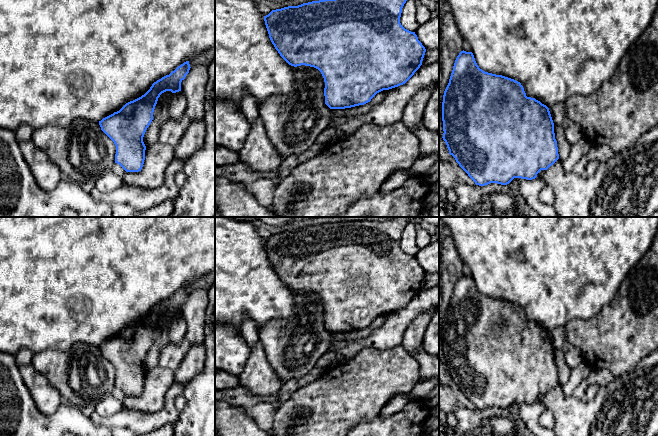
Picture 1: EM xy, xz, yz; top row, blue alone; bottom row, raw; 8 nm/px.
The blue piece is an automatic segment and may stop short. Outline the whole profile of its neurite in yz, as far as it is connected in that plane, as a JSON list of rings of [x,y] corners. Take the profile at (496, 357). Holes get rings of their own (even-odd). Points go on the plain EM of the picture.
[[[463,274],[455,284],[449,307],[443,319],[442,345],[444,355],[442,362],[447,369],[449,378],[455,382],[459,390],[468,398],[475,408],[479,410],[485,410],[490,407],[507,409],[514,402],[527,404],[535,403],[541,394],[547,394],[559,383],[557,365],[554,357],[554,347],[549,332],[535,322],[527,321],[520,306],[502,299],[488,297],[480,293],[472,276],[466,276]]]

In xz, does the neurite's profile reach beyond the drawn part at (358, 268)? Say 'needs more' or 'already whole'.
already whole

